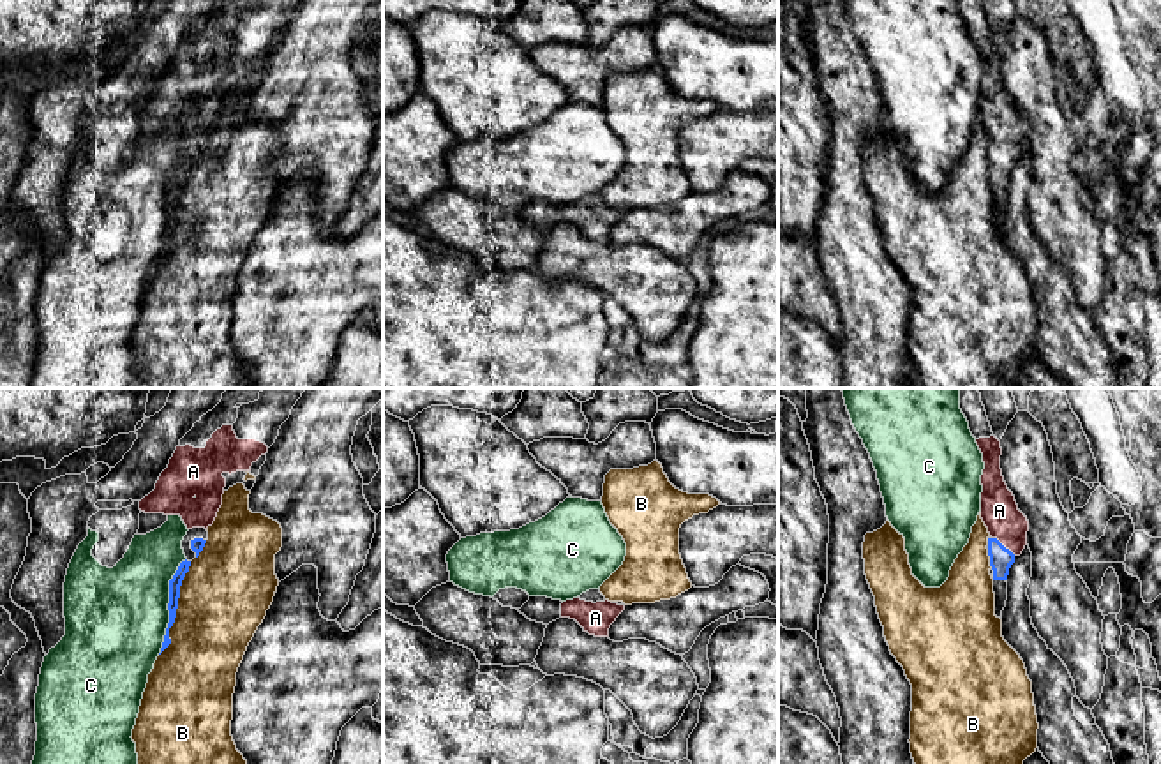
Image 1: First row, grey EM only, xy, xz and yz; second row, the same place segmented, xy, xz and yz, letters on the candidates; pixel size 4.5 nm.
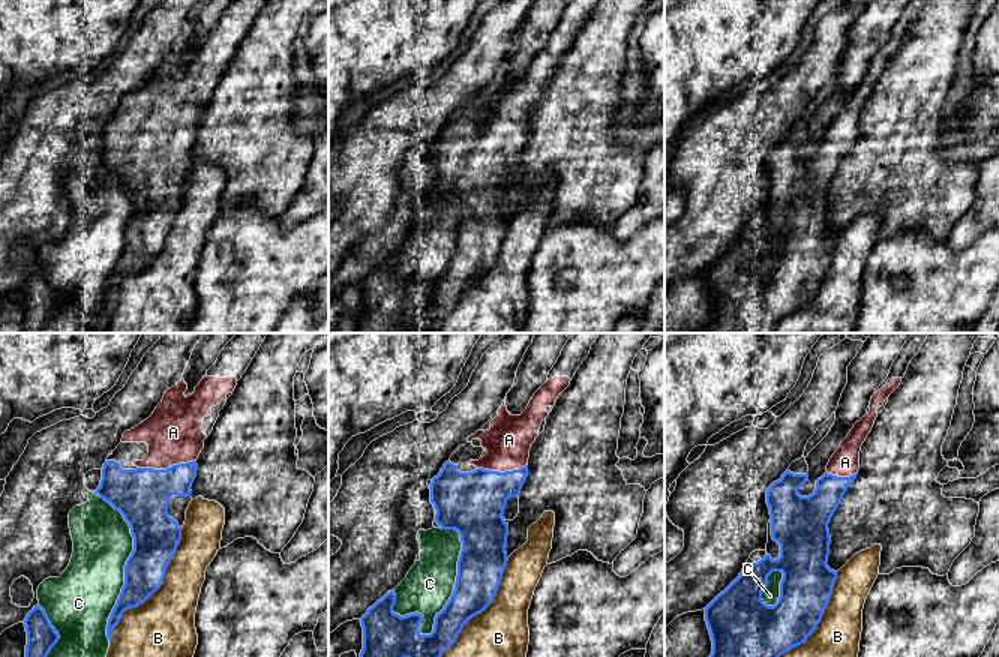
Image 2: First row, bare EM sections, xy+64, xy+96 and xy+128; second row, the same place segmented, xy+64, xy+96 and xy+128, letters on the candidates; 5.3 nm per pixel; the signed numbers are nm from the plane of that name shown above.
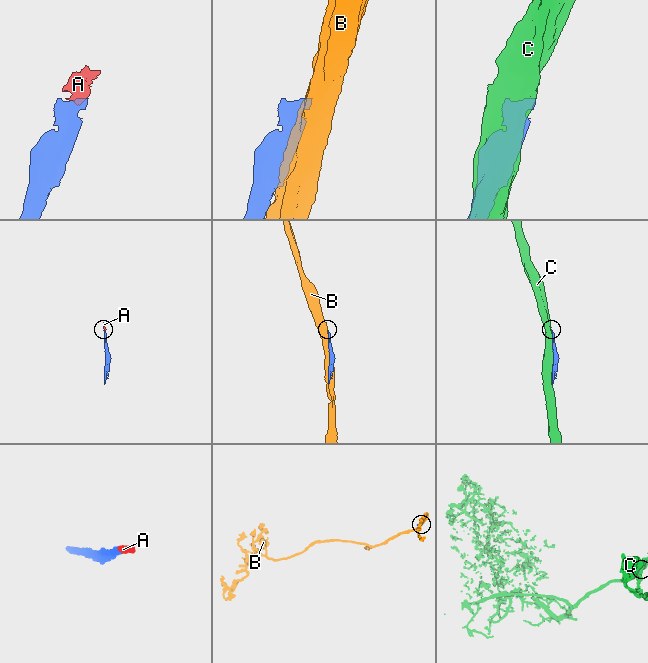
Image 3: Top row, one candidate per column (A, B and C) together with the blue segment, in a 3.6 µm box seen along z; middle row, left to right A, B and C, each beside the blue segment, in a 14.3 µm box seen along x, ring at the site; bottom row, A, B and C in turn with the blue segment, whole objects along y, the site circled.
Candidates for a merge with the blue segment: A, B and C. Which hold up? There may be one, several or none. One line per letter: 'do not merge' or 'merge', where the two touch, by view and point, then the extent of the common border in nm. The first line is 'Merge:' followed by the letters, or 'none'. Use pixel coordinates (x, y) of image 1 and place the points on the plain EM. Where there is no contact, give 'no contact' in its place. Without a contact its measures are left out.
Merge: A
A: merge | yz (1003, 150) | 140 nm
B: do not merge | xy (177, 212) | 460 nm
C: do not merge | xy (168, 210) | 460 nm

